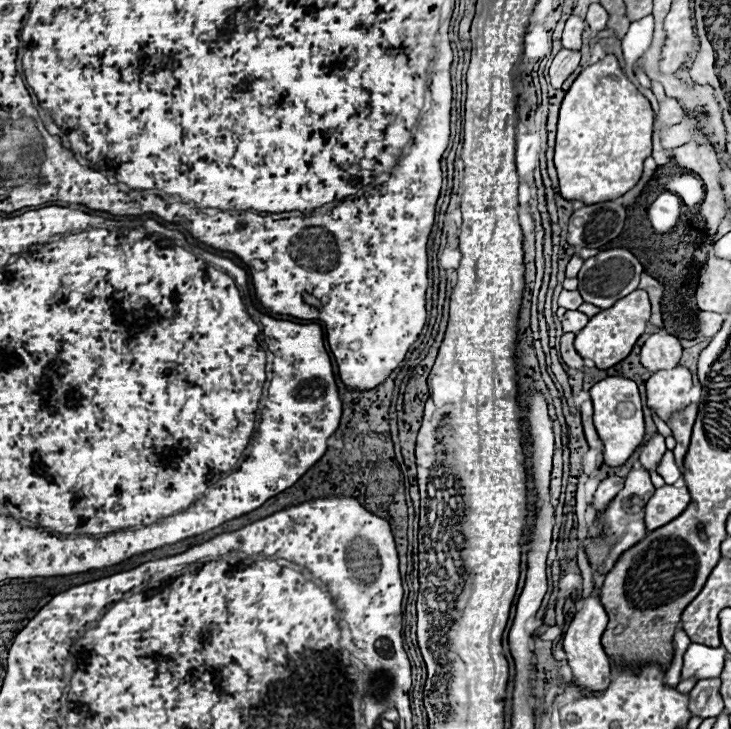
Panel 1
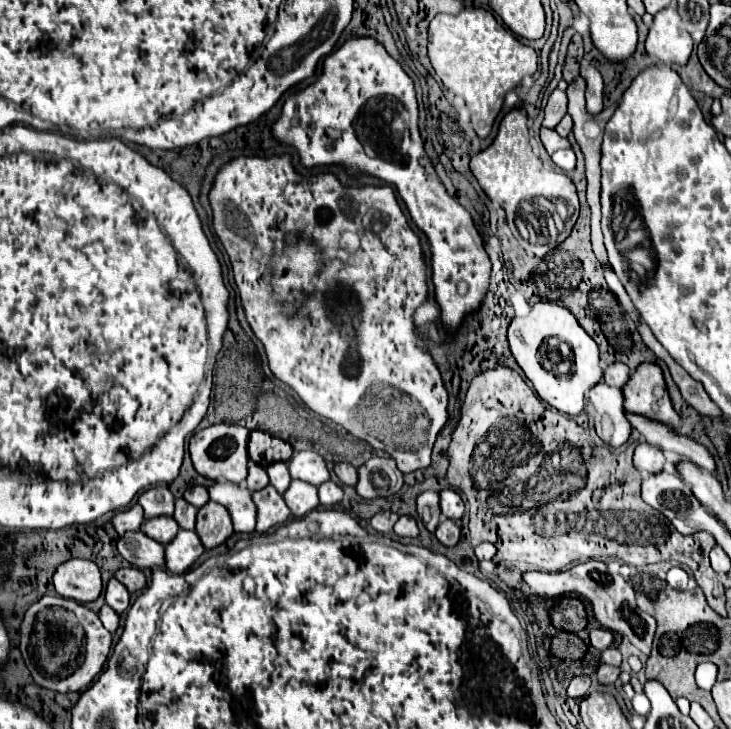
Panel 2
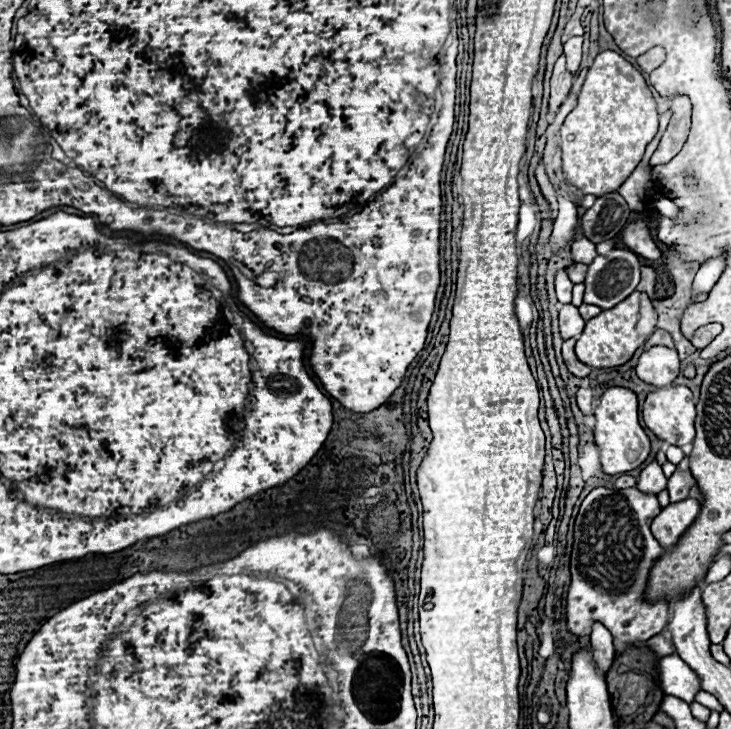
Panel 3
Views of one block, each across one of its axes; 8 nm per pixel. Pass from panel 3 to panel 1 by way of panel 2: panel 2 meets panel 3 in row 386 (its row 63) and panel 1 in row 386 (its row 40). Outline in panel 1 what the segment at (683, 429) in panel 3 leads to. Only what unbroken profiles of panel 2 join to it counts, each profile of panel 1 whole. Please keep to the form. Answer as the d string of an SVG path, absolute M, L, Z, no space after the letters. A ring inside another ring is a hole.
M684 366L656 372L646 382L648 408L654 416L666 422L674 412L682 412L692 402L688 396L690 388L692 376Z

